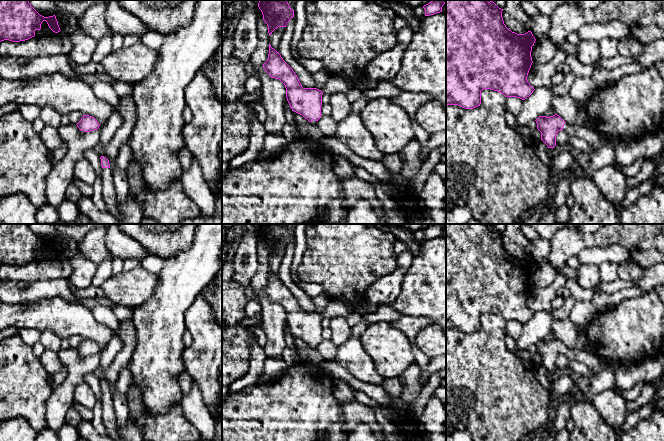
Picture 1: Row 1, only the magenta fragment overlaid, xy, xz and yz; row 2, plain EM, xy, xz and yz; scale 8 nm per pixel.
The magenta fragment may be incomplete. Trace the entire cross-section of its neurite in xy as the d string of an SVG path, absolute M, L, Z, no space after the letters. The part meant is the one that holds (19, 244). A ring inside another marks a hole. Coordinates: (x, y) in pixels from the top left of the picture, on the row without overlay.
M0 224L0 266L9 264L20 266L35 260L35 255L41 253L41 248L46 245L49 252L55 256L60 256L60 251L56 240L44 241L40 239L29 227L29 224Z

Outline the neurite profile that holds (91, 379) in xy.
M88 373L84 376L84 382L90 386L96 399L100 400L102 397L102 390L99 378L94 373Z

